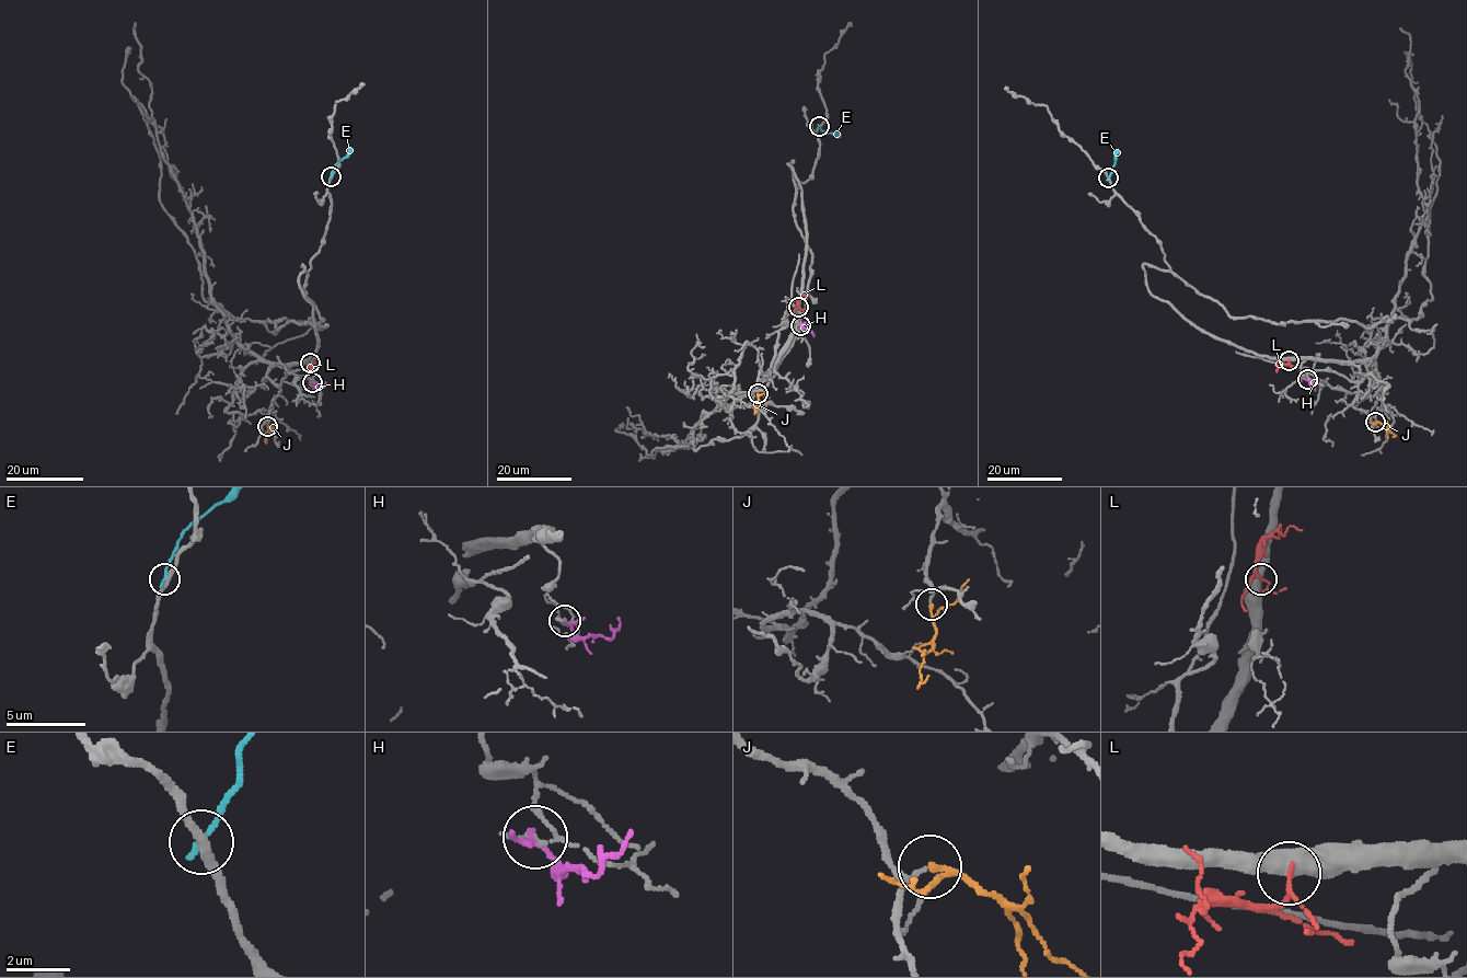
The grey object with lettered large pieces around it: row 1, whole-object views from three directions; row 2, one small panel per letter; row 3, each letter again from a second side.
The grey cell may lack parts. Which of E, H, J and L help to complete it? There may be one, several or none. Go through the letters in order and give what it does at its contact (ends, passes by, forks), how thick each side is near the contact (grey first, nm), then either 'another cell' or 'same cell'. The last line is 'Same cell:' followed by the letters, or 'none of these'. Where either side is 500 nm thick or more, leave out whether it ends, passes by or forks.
E: it ends | 280/200 nm | another cell
H: it passes by | 120/160 nm | another cell
J: it passes by | 130/140 nm | same cell
L: 550/110 nm | another cell
Same cell: J

